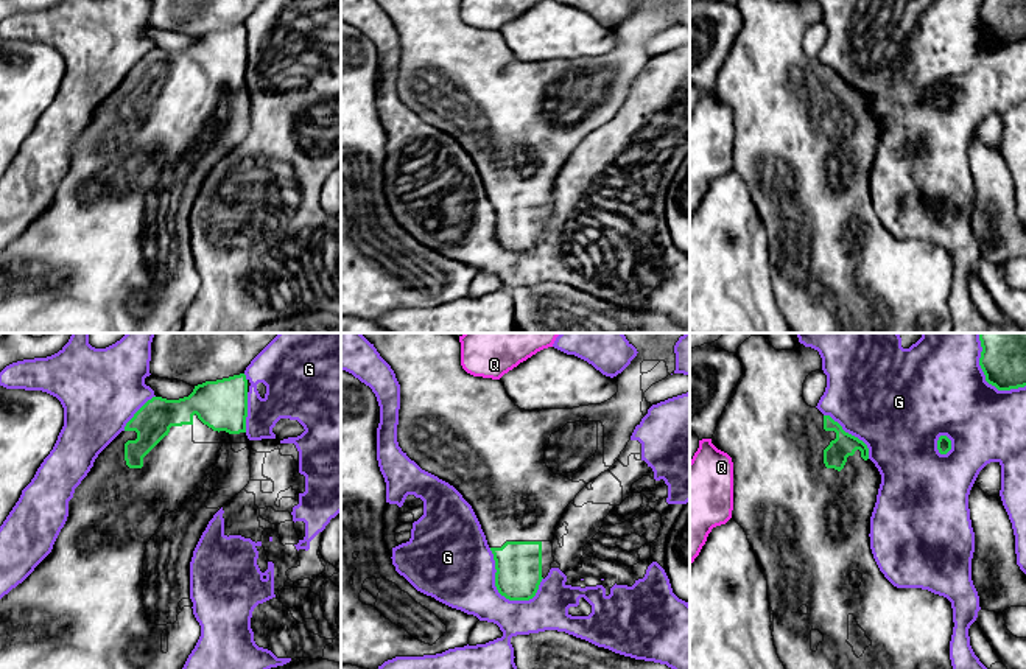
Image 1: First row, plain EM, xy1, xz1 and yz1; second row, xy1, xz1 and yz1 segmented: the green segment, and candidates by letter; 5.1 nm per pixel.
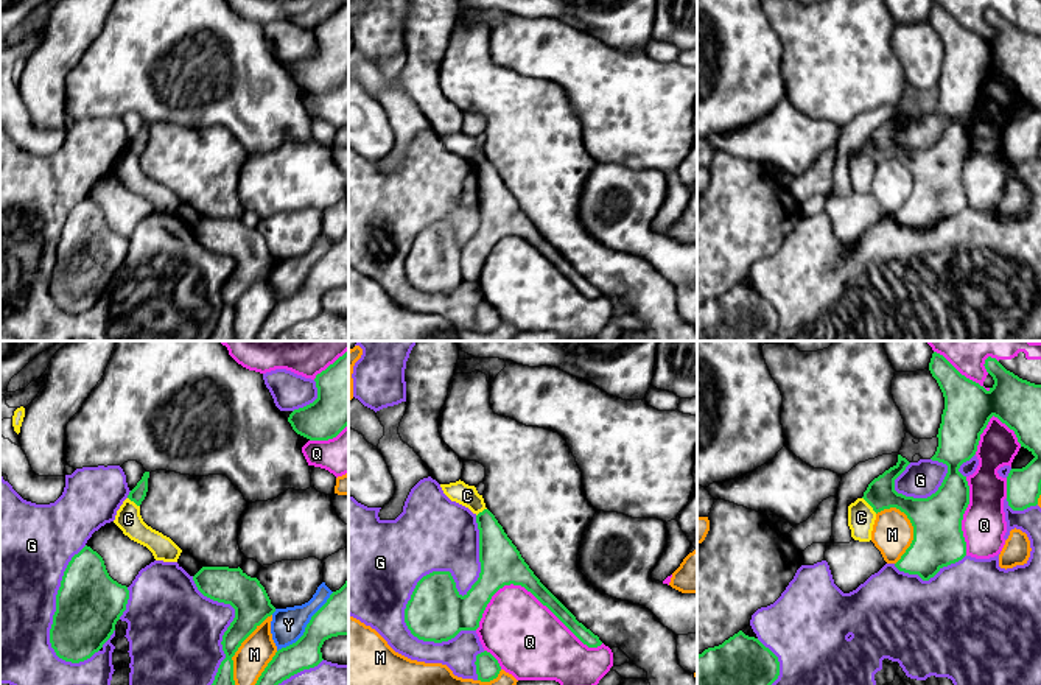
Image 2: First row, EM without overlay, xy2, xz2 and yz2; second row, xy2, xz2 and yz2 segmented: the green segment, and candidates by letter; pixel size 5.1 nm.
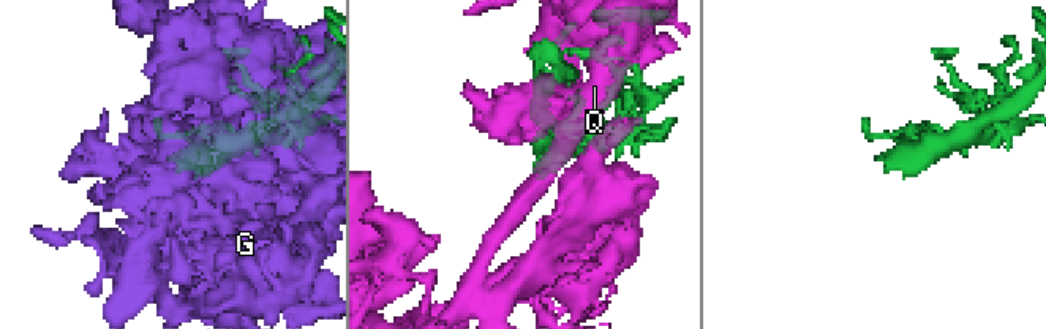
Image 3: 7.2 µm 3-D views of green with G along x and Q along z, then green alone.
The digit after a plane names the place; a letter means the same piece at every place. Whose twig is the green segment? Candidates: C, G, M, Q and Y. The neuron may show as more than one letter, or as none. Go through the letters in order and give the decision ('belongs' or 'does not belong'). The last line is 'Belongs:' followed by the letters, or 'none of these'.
C: does not belong
G: does not belong
M: does not belong
Q: does not belong
Y: does not belong
Belongs: none of these

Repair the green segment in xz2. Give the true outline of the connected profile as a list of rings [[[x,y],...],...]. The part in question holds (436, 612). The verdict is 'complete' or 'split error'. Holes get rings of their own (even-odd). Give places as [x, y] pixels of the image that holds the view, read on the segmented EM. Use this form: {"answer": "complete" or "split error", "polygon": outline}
{"answer": "complete", "polygon": [[[484,509],[476,515],[479,529],[481,573],[471,588],[462,596],[450,571],[433,571],[423,576],[406,604],[405,623],[411,634],[423,641],[442,643],[454,638],[461,631],[476,631],[492,596],[504,585],[521,585],[546,606],[584,645],[598,648],[602,645],[598,635],[587,629],[576,616],[540,582],[521,557],[517,546],[504,532],[495,515]]]}

